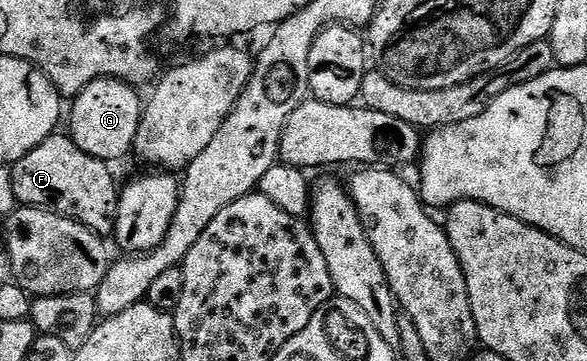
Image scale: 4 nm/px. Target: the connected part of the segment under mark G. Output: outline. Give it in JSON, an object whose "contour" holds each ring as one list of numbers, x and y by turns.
{"contour":[[99,78,82,92,75,95,72,106,72,130,70,136,90,156,109,164,115,164,119,158,133,153,136,145,136,133,140,117,144,111,141,91,131,82,123,82,117,78]]}

